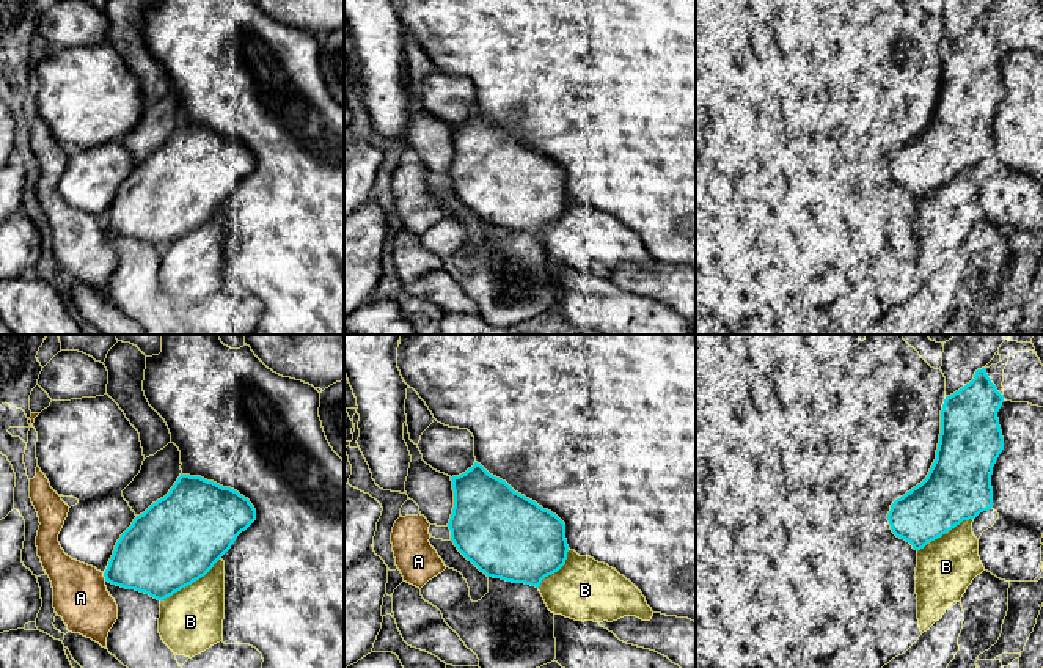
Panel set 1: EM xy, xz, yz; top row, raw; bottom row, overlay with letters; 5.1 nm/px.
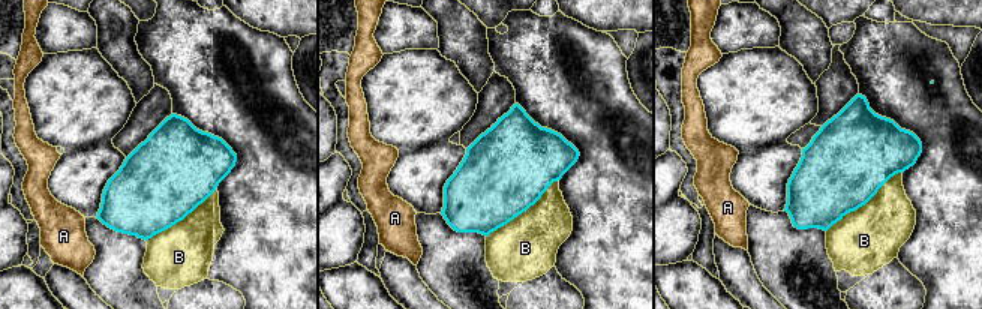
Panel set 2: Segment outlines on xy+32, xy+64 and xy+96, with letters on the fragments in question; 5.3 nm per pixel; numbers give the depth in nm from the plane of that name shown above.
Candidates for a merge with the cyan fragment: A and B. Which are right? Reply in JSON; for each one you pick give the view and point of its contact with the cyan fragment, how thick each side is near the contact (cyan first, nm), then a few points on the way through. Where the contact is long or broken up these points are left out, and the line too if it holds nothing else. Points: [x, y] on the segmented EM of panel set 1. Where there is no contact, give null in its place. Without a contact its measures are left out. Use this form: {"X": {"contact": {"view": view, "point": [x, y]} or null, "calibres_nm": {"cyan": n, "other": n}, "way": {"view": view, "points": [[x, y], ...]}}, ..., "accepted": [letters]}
{"B": {"contact": {"view": "xy", "point": [190, 583]}, "calibres_nm": {"cyan": 440, "other": 320}}, "accepted": ["B"]}

